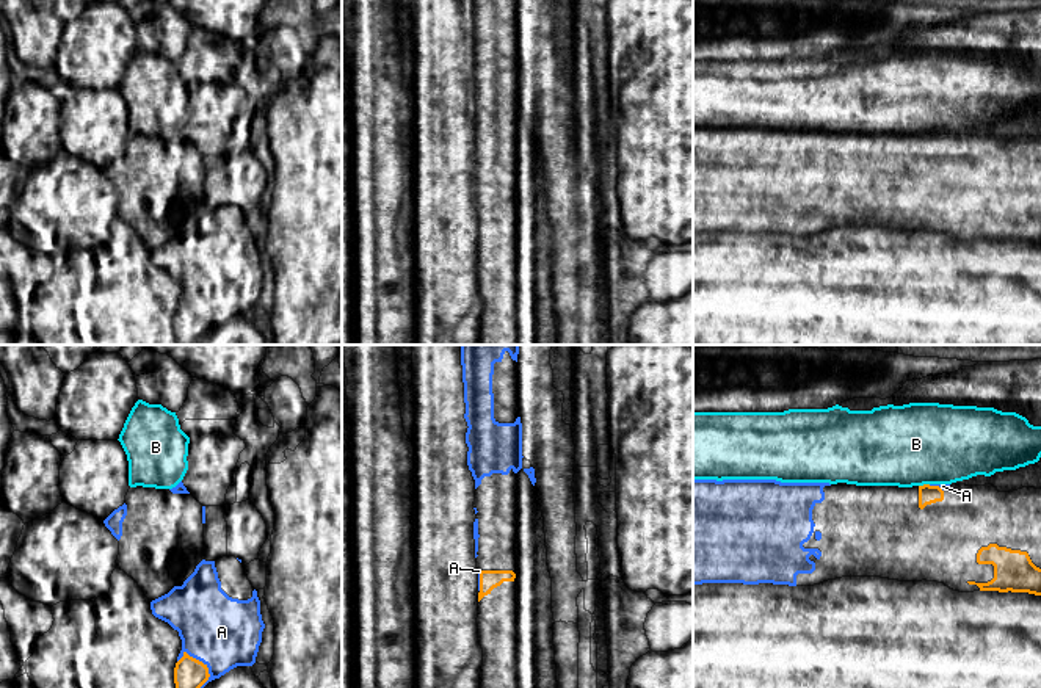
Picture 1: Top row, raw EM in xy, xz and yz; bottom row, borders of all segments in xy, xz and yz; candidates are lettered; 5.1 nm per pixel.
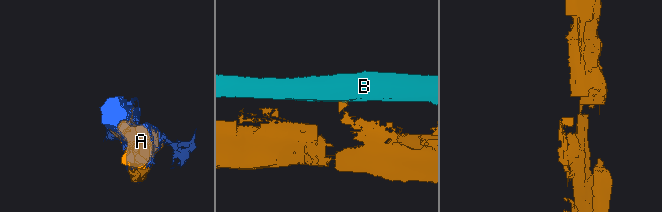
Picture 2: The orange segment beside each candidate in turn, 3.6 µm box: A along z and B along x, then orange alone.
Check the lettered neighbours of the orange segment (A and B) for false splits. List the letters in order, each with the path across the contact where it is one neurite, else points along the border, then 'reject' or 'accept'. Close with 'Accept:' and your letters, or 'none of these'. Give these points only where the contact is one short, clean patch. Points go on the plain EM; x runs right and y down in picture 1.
A: reject
B: border yz (928, 132), (919, 135); reject
Accept: none of these

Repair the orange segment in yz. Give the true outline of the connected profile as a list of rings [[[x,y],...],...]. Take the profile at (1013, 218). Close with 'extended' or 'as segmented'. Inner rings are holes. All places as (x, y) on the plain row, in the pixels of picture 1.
[[[989,193],[978,199],[977,212],[994,215],[994,227],[991,230],[967,230],[969,234],[977,234],[980,240],[1011,240],[1041,244],[1041,218],[1032,212],[1027,201]]]; as segmented

